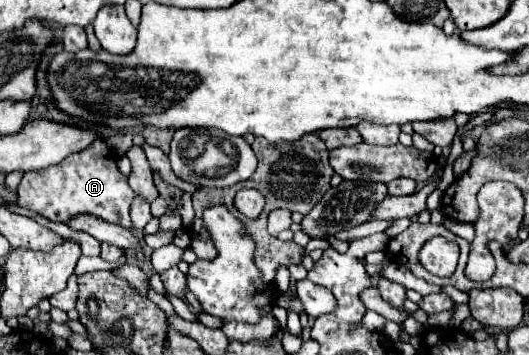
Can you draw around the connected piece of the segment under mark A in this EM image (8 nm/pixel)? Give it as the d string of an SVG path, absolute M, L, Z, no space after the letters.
M97 139L85 151L69 155L55 167L45 167L43 171L27 171L17 189L19 207L31 209L49 221L67 223L79 213L91 213L125 229L133 229L129 219L129 205L133 195L135 193L131 191L127 177L117 169L115 157L103 139Z

